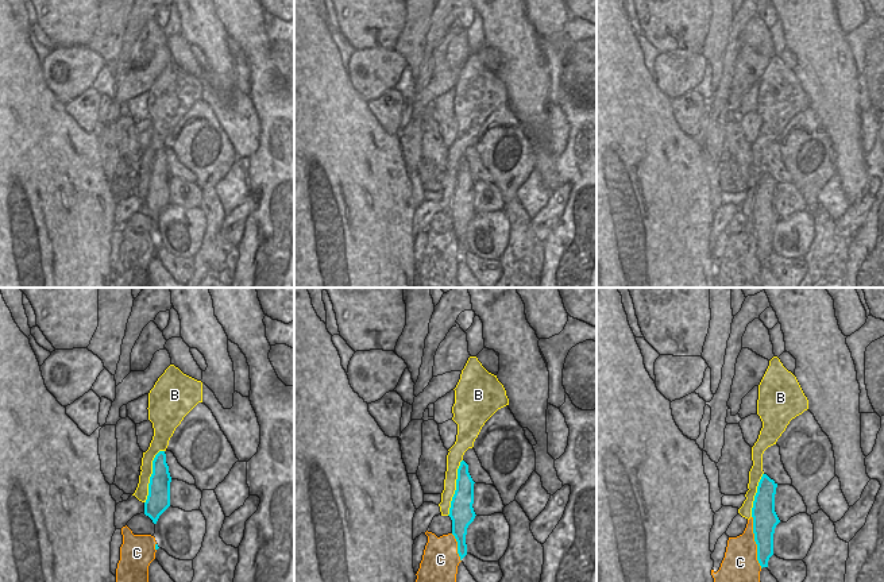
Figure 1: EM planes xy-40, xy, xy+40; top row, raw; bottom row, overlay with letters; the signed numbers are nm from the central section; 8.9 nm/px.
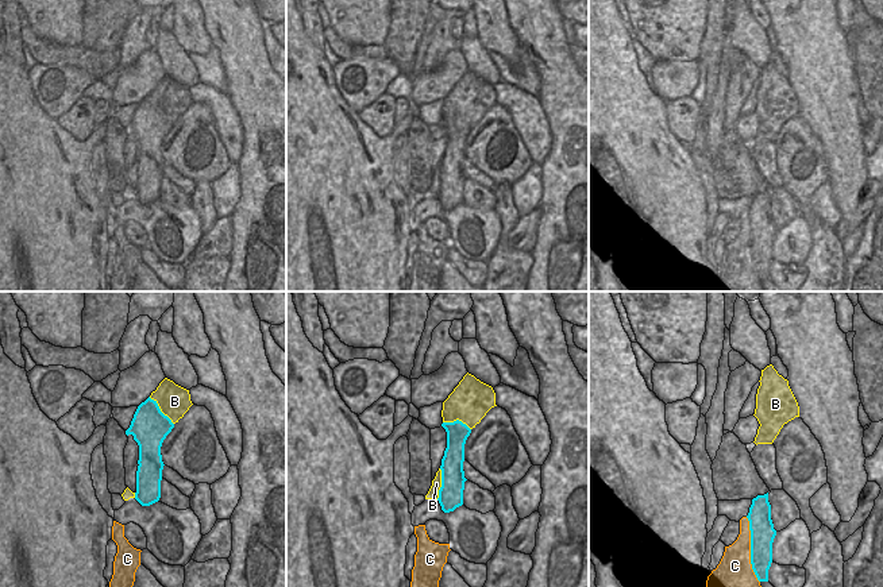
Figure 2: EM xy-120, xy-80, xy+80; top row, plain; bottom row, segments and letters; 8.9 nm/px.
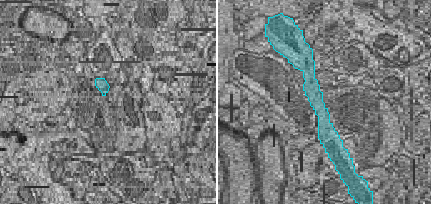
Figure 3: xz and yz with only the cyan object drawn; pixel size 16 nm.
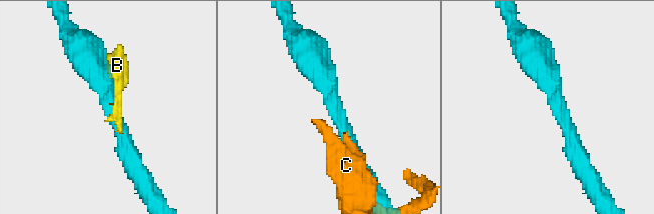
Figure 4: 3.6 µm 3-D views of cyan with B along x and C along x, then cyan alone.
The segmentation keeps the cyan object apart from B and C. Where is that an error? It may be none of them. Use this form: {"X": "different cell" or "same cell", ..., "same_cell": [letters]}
{"B": "different cell", "C": "different cell", "same_cell": []}

